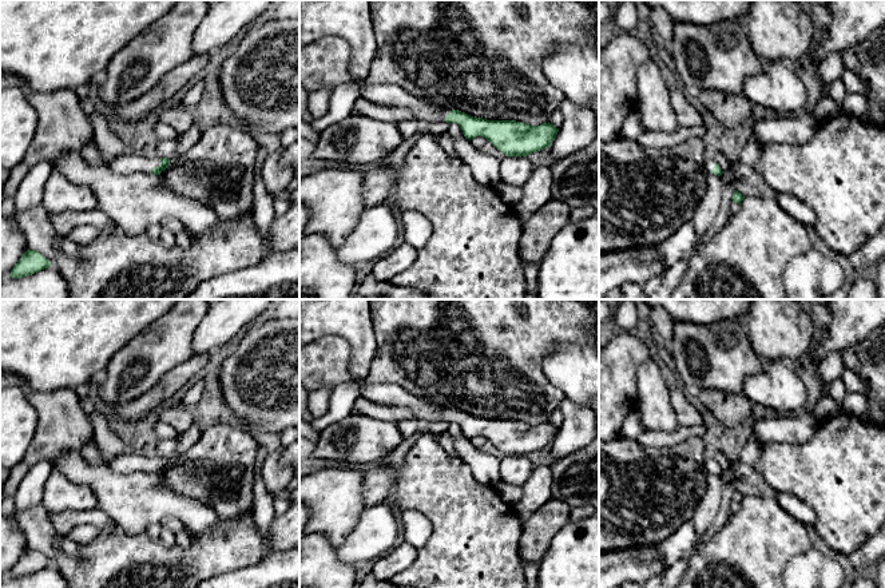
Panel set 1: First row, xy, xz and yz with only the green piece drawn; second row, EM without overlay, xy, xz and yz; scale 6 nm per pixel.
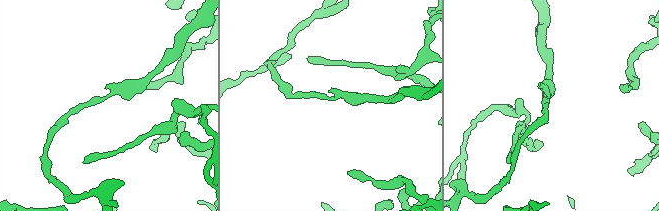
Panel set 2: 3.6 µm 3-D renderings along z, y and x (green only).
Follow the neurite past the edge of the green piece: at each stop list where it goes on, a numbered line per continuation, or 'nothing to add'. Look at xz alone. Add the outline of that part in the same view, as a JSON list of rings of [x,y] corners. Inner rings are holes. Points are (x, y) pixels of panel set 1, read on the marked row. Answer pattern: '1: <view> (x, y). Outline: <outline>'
1: xz (389, 95). Outline: [[[393,84],[365,86],[360,90],[360,96],[381,106],[408,108],[424,122],[445,122],[447,115],[452,111],[452,108],[438,110]]]

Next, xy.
1: xy (127, 163). Outline: [[[92,138],[88,144],[79,151],[79,155],[90,164],[95,166],[104,166],[110,168],[112,172],[116,174],[136,174],[136,172],[144,172],[151,174],[151,170],[154,167],[160,166],[160,158],[146,158],[139,156],[136,154],[132,154],[127,151],[126,154],[115,158],[111,162],[107,162]]]

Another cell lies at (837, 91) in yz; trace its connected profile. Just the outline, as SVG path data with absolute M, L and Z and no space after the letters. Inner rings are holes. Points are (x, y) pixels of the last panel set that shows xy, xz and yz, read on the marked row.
M841 79L833 82L829 86L828 96L840 106L841 111L842 111L842 102L845 95L846 95L846 90Z

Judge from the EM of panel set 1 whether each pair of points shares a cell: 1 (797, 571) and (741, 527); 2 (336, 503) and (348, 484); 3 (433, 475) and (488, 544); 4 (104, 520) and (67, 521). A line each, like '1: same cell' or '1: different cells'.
1: different cells
2: same cell
3: same cell
4: same cell

